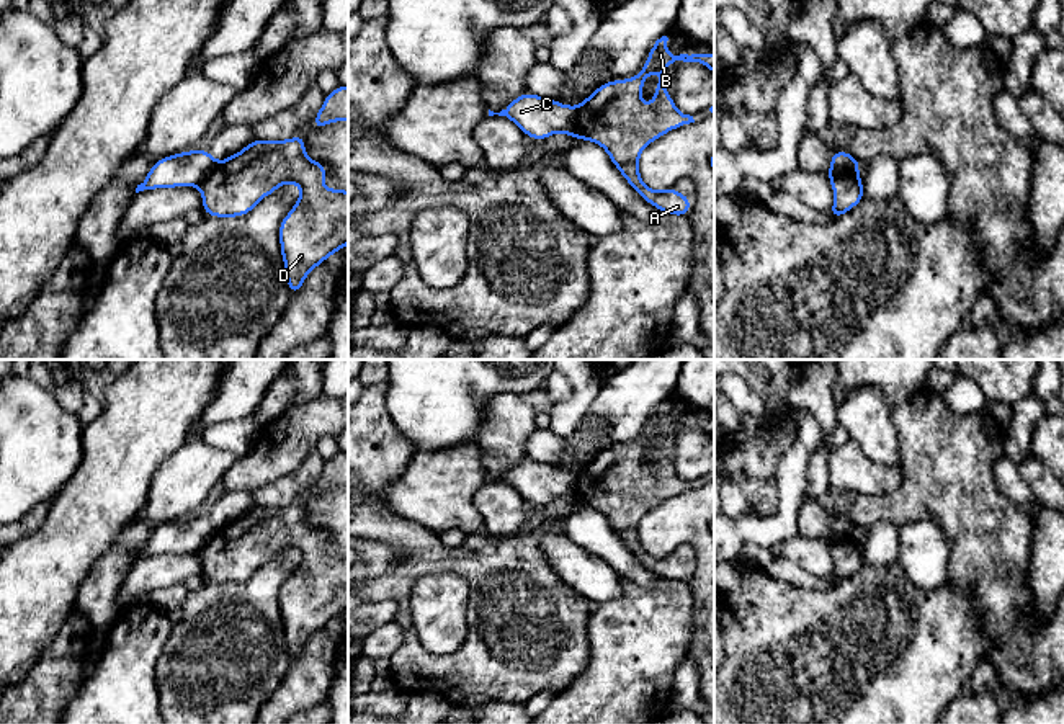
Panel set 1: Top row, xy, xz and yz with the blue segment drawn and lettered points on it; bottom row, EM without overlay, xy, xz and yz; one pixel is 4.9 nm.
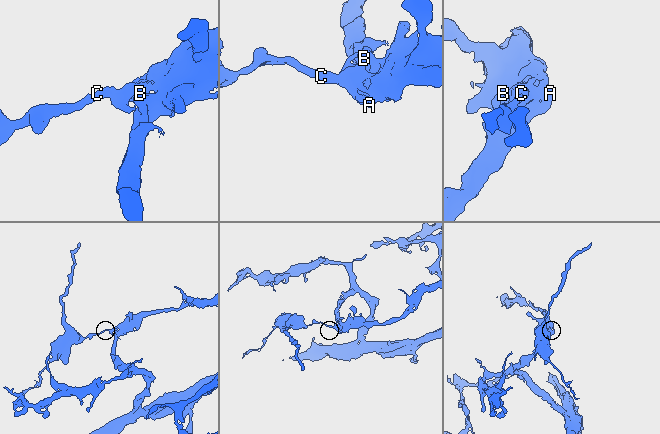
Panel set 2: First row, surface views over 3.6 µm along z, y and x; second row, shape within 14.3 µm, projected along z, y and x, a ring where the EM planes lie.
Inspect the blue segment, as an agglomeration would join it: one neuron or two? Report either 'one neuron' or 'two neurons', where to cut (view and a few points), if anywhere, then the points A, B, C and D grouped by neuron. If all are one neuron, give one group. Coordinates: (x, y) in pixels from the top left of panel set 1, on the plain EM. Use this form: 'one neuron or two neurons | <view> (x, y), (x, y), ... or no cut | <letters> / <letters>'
two neurons | xz (577, 473), (574, 502) | A B D / C

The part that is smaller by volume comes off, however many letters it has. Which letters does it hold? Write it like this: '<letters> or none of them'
C

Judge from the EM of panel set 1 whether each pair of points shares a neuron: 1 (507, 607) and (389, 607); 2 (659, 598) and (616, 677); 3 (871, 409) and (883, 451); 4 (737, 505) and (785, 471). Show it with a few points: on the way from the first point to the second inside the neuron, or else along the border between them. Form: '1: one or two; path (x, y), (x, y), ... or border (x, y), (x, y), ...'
1: two; border (365, 600), (391, 598), (397, 607), (397, 620)
2: one; path (659, 618), (636, 643), (633, 657)
3: one; path (871, 419), (871, 429), (878, 442)
4: two; border (751, 512), (731, 518)

